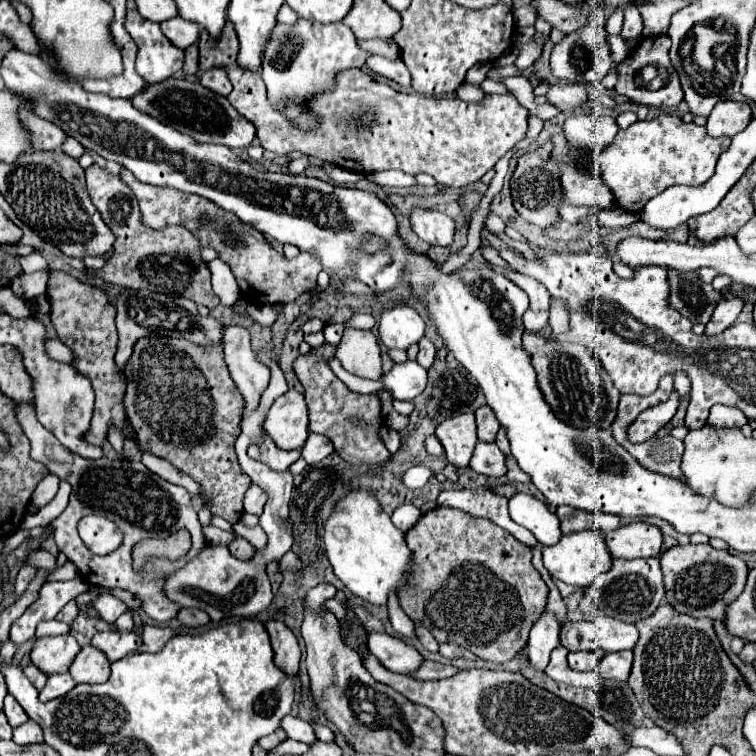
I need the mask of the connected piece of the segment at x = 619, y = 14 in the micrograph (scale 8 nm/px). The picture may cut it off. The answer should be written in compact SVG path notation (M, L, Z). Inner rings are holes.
M617 8L607 20L607 32L609 34L619 34L621 32L621 24L623 24L623 8Z

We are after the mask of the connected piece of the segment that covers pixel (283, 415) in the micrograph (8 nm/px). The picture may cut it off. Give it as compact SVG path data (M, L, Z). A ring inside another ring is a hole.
M287 390L279 396L265 418L263 428L277 448L301 450L307 440L307 406L303 394Z

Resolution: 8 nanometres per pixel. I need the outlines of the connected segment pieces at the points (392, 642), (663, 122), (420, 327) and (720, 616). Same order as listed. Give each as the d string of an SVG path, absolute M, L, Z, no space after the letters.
M369 634L367 650L391 672L409 674L423 662L423 656L411 644L389 634Z
M663 114L651 120L637 120L627 130L619 130L613 142L601 150L583 150L581 154L581 150L569 146L569 140L563 132L553 134L551 142L551 158L557 164L569 162L579 168L591 168L595 164L599 168L601 180L611 188L615 204L627 212L639 212L649 198L657 196L669 186L705 184L715 172L719 156L729 148L731 138L711 138L705 132L705 126L683 122L679 116Z
M409 306L385 310L379 318L379 336L387 348L407 350L425 336L425 320Z
M711 544L673 546L661 554L665 600L677 612L691 618L711 618L725 622L725 608L741 594L747 582L747 564L729 550L715 550Z

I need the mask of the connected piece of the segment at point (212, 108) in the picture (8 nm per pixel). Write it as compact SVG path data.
M167 78L165 82L147 84L141 92L137 92L129 102L157 118L163 124L171 124L175 130L181 130L183 134L191 134L197 142L209 142L209 144L223 144L229 148L245 148L255 138L255 126L245 120L225 96L219 96L211 92L209 88L201 86L199 82L189 82L185 78Z

